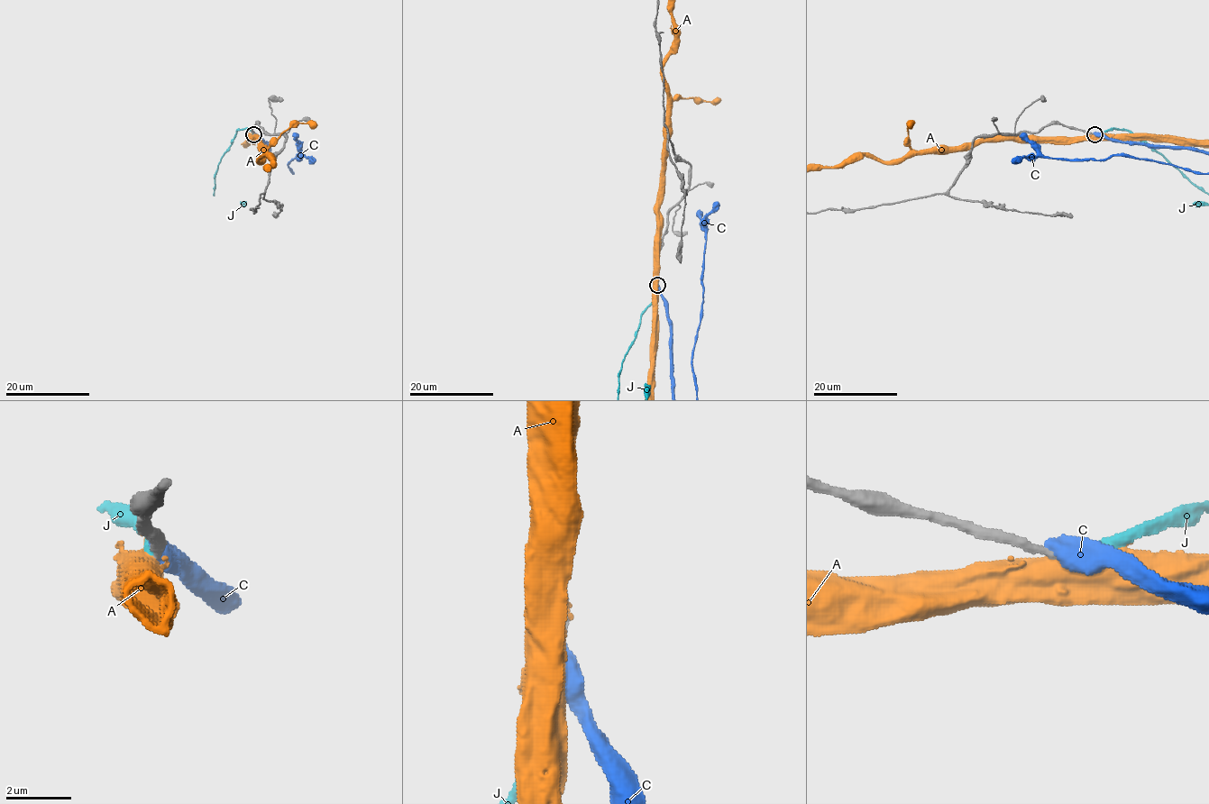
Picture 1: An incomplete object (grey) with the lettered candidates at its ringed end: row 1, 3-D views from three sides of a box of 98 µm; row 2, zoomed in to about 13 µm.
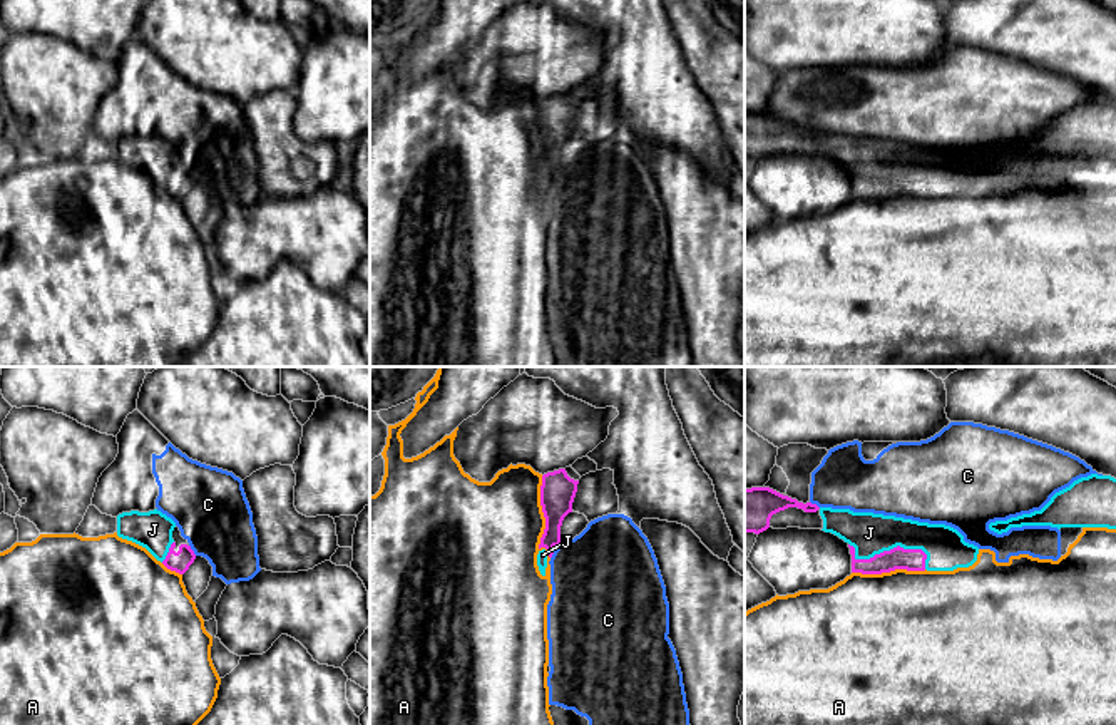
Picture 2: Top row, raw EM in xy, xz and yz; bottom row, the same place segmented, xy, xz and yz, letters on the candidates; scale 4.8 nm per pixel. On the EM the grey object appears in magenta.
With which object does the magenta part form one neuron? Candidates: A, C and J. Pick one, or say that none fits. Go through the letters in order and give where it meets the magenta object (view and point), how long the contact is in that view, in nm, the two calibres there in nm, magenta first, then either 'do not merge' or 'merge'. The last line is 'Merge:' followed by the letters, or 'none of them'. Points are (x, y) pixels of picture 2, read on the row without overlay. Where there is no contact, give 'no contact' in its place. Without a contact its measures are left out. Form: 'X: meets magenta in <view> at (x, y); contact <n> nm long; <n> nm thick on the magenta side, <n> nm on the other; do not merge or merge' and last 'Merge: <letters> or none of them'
A: meets magenta in xz at (544, 141); contact 400 nm long; 170 nm thick on the magenta side, 460 nm on the other; do not merge
C: meets magenta in xy at (191, 174); contact 70 nm long; 100 nm thick on the magenta side, 360 nm on the other; do not merge
J: meets magenta in yz at (890, 174); contact 400 nm long; 110 nm thick on the magenta side, 200 nm on the other; merge
Merge: J

